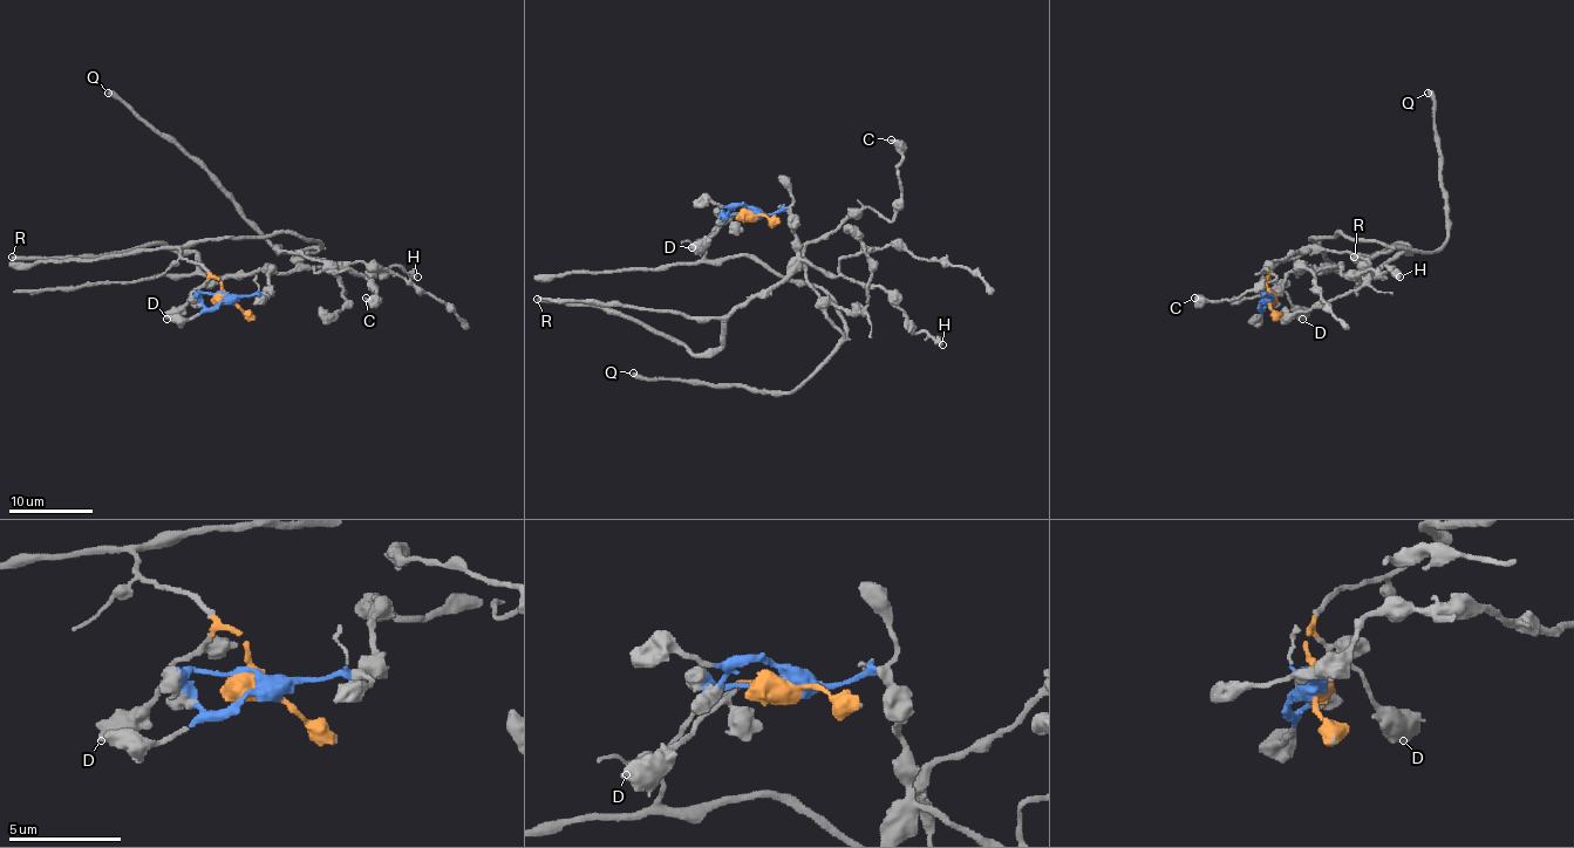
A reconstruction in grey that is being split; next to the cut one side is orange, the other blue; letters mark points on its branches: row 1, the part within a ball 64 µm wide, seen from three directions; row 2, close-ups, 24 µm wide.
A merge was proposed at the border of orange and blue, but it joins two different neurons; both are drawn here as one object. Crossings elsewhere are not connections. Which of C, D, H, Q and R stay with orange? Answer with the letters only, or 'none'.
C, D, Q

